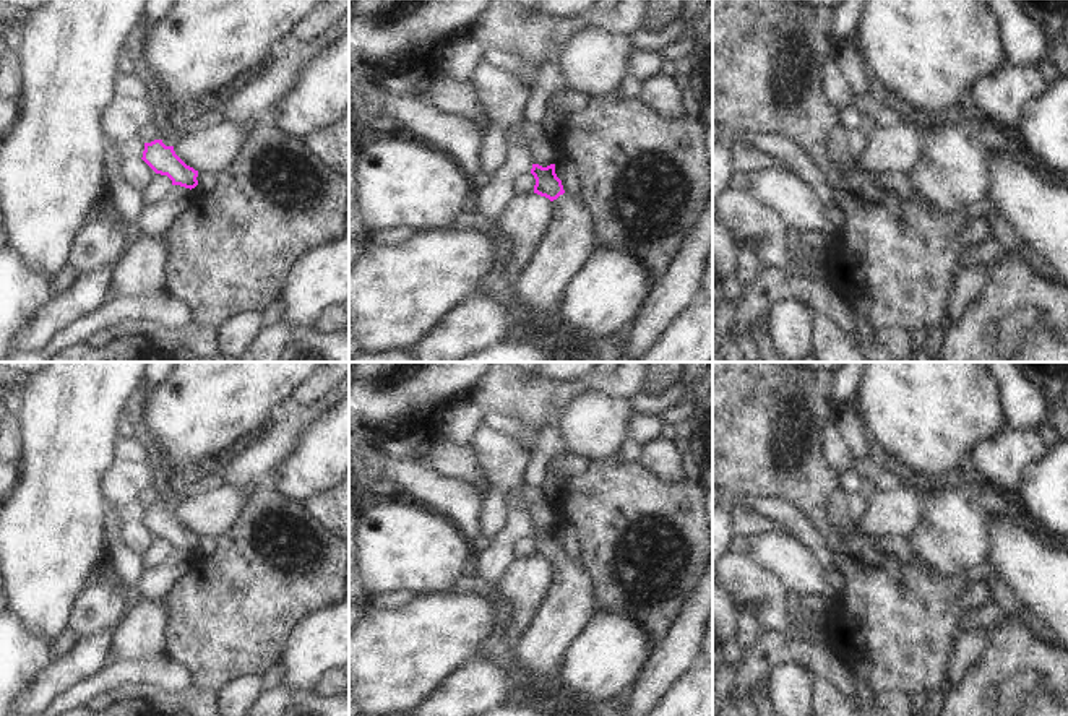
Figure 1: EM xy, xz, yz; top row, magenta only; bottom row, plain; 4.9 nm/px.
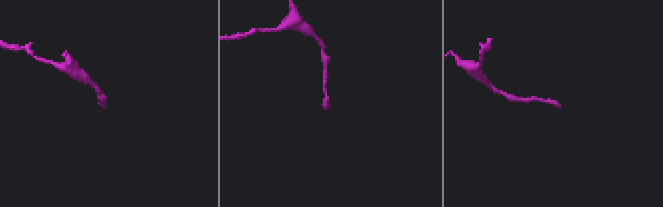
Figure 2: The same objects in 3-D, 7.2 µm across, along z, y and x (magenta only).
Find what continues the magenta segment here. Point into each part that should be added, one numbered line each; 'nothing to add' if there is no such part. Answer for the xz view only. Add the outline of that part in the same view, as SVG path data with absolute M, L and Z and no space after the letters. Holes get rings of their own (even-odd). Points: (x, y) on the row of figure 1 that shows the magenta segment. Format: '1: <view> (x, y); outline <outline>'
1: xz (568, 242); outline M560 195L534 257L515 279L515 304L526 315L545 315L596 248L589 208L579 196Z

